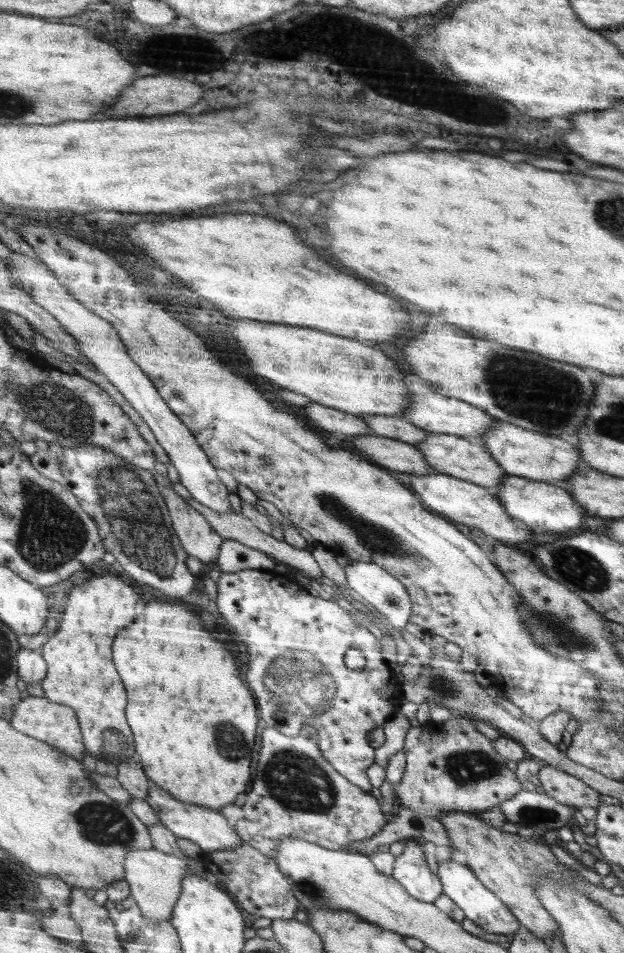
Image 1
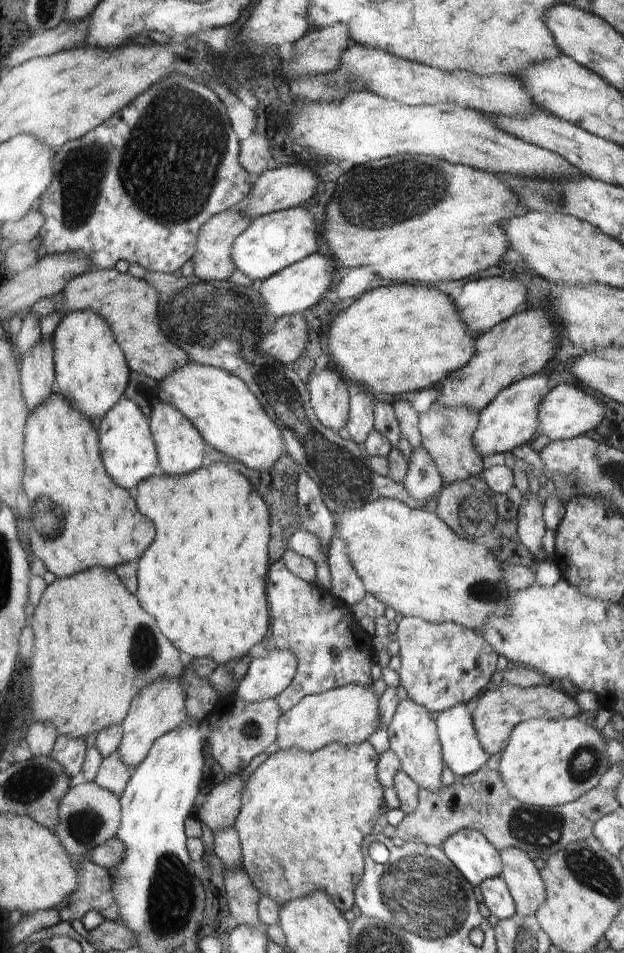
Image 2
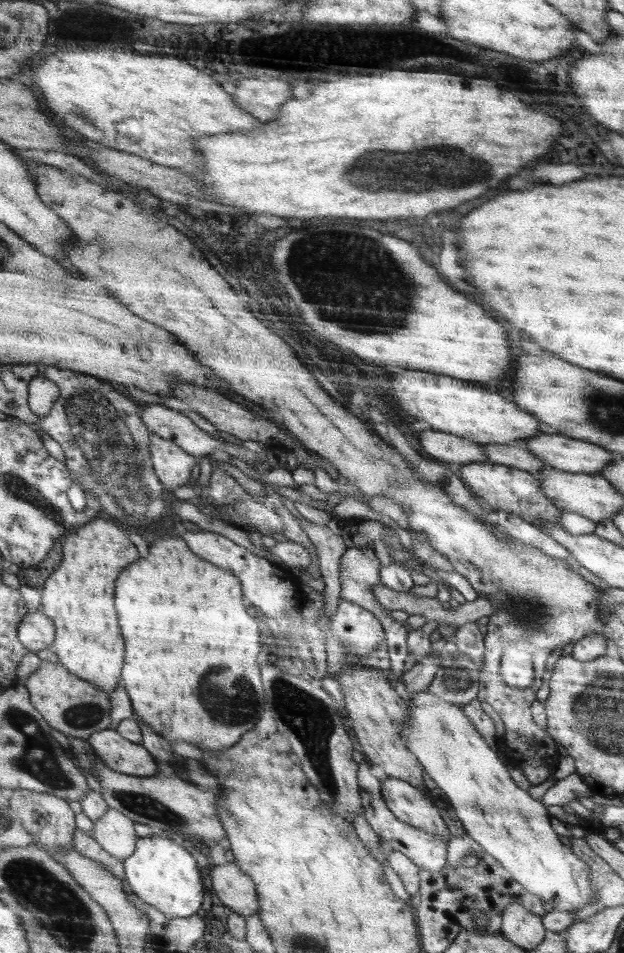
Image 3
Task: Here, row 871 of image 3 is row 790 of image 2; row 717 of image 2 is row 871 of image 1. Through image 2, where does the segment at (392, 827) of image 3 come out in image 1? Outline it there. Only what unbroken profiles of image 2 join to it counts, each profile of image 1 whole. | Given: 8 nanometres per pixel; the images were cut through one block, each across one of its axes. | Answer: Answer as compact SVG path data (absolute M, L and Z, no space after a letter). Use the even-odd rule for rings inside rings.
M406 839L403 853L395 857L391 876L421 902L434 903L443 894L439 876L428 867L418 839Z

